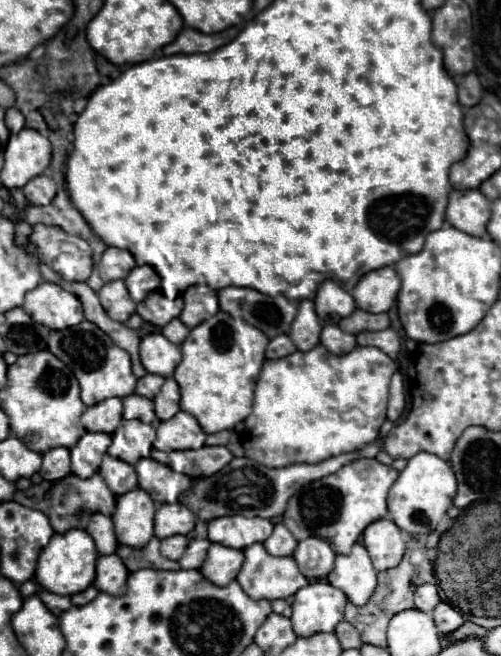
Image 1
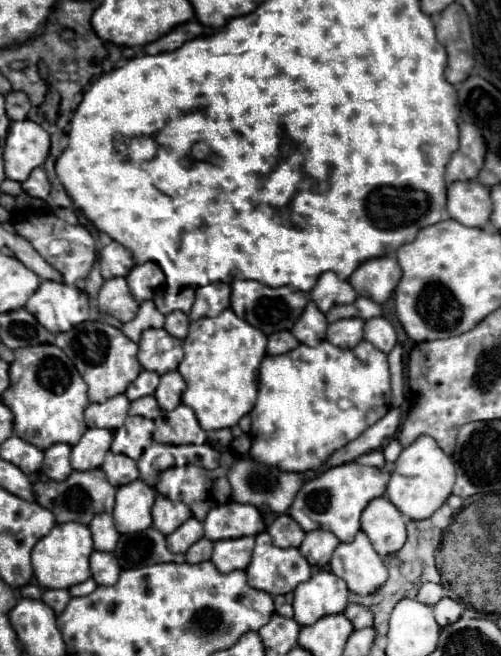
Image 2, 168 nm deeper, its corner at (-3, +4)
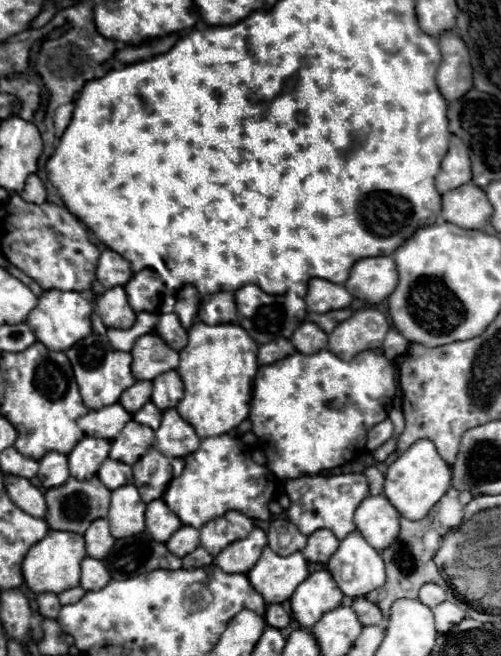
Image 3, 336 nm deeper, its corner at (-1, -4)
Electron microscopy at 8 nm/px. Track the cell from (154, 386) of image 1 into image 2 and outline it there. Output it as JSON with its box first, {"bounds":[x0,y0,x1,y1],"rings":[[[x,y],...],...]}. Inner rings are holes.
{"bounds":[125,369,159,401],"rings":[[[143,369],[143,371],[139,373],[139,377],[127,387],[125,395],[127,395],[129,401],[135,401],[135,399],[139,399],[139,397],[153,395],[155,389],[157,389],[157,385],[159,385],[159,375],[153,373],[153,371],[145,371],[145,369]]]}

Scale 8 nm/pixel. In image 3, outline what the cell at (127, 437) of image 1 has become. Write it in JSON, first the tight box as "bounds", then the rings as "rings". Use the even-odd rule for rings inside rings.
{"bounds":[109,421,155,465],"rings":[[[129,421],[119,433],[119,437],[111,441],[109,457],[123,461],[127,465],[133,465],[147,453],[147,449],[153,445],[153,439],[155,435],[151,427]]]}

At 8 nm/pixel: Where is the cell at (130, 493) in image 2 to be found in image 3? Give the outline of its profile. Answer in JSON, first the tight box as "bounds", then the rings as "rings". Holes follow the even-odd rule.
{"bounds":[109,485,147,539],"rings":[[[123,485],[115,489],[111,495],[111,507],[109,507],[109,525],[113,527],[111,535],[115,539],[123,539],[123,537],[143,533],[145,531],[145,507],[147,505],[141,501],[141,495],[135,485]]]}

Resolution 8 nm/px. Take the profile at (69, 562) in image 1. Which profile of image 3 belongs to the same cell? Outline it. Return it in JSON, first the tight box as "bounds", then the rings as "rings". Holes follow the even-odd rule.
{"bounds":[23,531,85,593],"rings":[[[49,531],[45,539],[35,543],[23,559],[23,577],[33,593],[63,593],[79,585],[81,579],[81,561],[85,559],[85,539],[69,531]]]}

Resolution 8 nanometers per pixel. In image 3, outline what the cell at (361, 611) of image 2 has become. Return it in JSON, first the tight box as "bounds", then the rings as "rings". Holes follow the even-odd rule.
{"bounds":[353,597,383,625],"rings":[[[359,597],[353,601],[353,611],[359,617],[361,625],[383,625],[383,615],[375,603],[369,603],[365,597]]]}

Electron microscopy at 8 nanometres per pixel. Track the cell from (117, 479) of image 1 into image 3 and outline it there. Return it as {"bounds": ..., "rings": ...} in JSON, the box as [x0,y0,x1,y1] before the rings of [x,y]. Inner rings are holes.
{"bounds":[99,459,133,489],"rings":[[[105,459],[101,469],[99,469],[99,479],[103,479],[103,485],[107,489],[119,489],[127,483],[133,483],[133,471],[127,463],[115,461],[115,459]]]}

